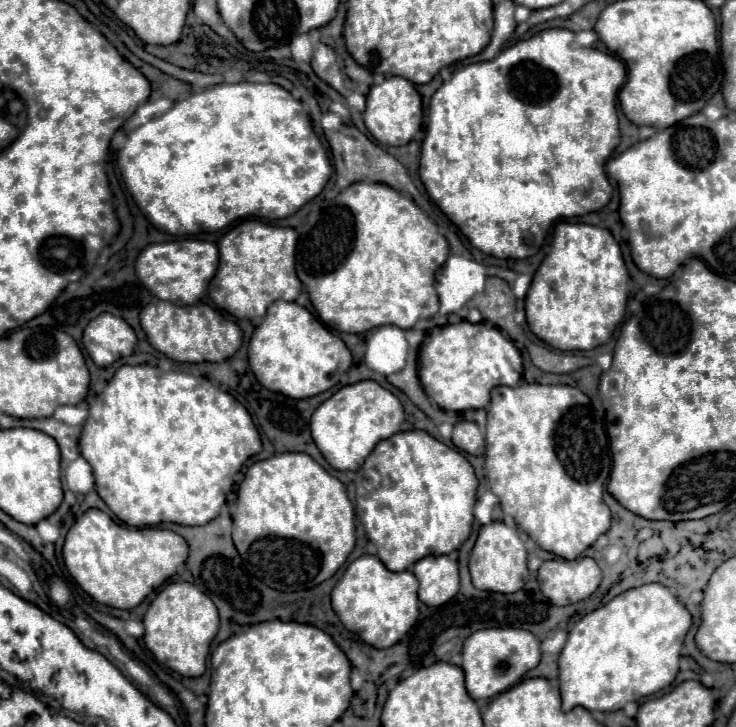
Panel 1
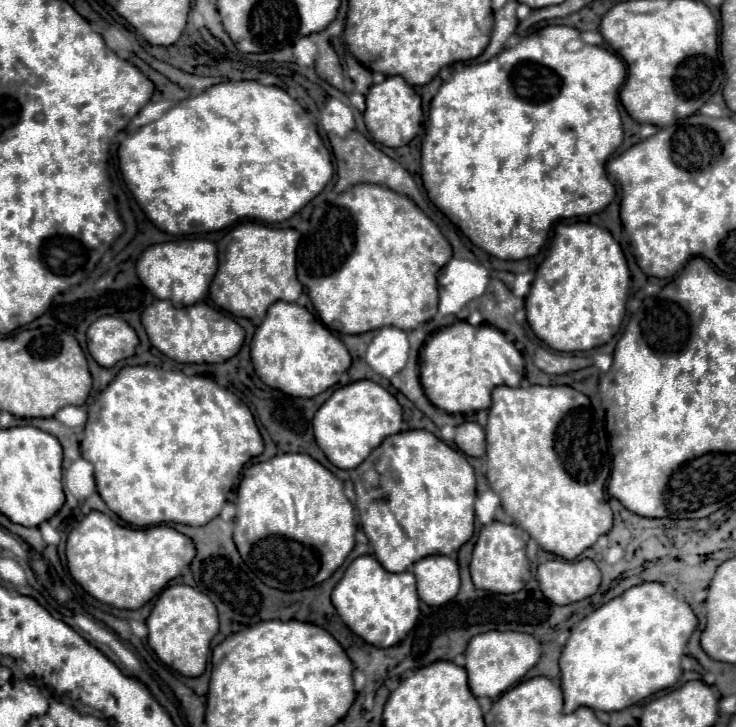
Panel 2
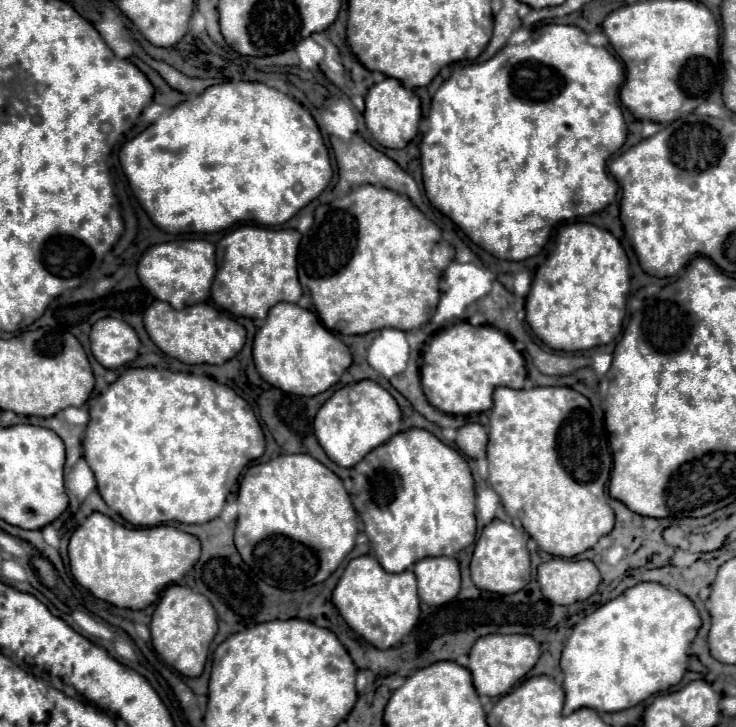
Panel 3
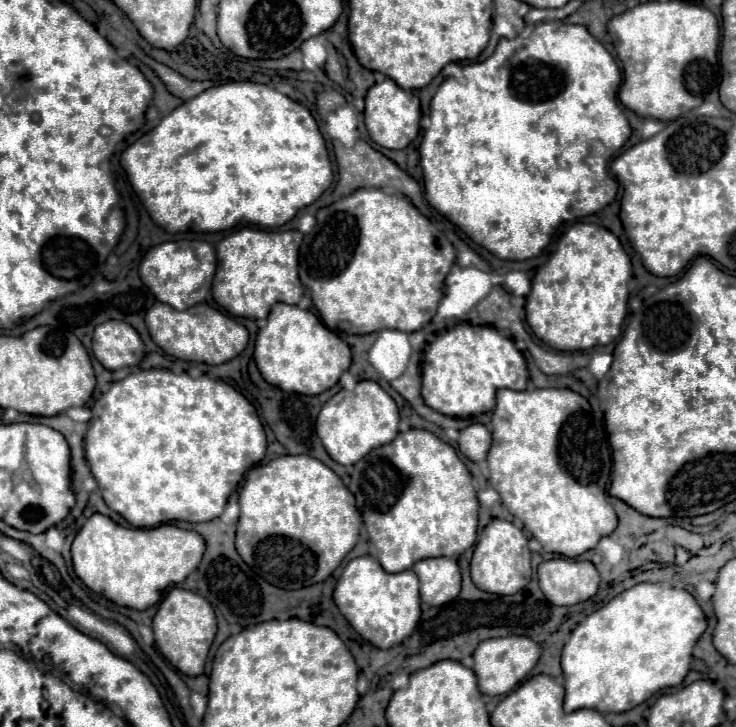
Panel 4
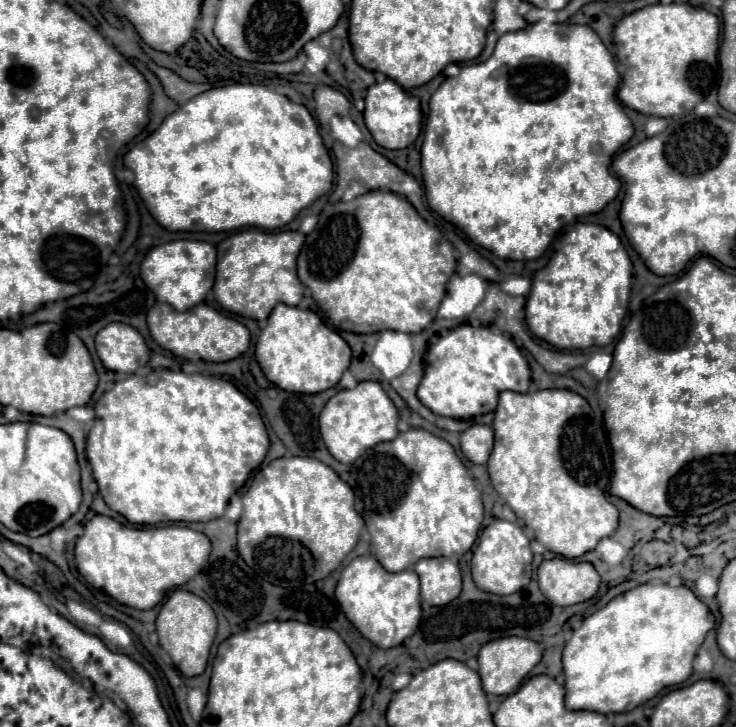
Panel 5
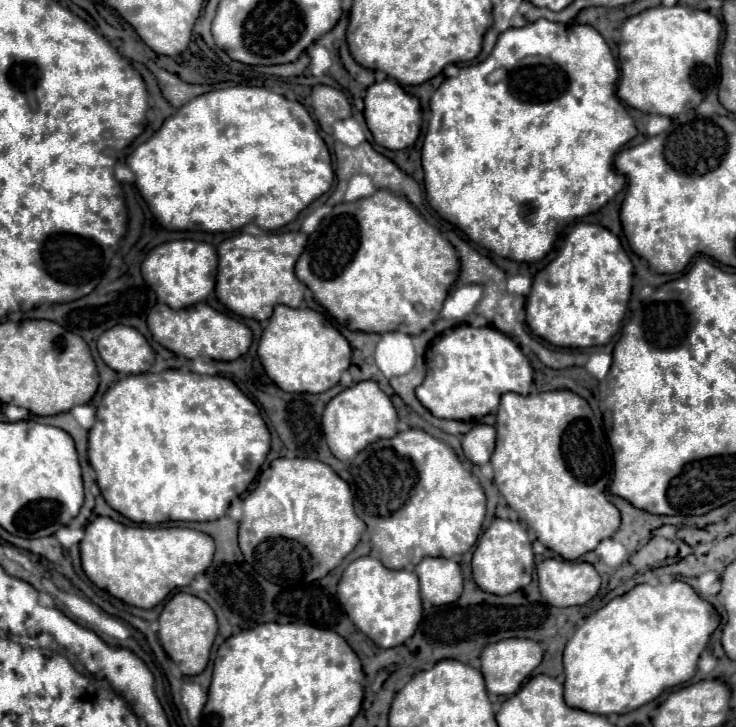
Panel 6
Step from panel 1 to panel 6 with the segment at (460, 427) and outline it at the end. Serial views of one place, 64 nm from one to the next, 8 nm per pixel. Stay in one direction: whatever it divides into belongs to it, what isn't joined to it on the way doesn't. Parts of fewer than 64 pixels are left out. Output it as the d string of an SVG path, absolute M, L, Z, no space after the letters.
M476 424L470 432L462 436L464 456L474 464L488 464L494 452L496 430L488 424Z

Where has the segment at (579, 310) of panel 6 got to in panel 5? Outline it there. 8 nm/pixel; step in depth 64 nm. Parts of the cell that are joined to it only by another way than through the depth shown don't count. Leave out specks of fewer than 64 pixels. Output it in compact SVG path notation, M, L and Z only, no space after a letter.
M576 222L560 240L560 250L554 254L554 258L542 268L536 272L534 276L534 282L532 282L532 290L530 290L530 296L526 298L526 324L530 328L530 332L548 342L550 346L558 348L558 350L584 350L584 348L590 348L590 346L606 346L610 344L618 334L620 334L620 326L622 326L622 318L626 314L626 308L628 308L628 296L630 296L630 278L632 278L632 262L620 242L620 238L610 232L608 228L604 226L598 226L598 224L584 224L584 222Z

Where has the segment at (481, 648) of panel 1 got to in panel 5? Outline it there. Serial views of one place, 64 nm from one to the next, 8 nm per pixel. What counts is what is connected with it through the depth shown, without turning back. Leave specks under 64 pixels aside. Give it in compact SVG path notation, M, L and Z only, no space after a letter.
M508 636L504 640L492 640L492 644L484 644L478 652L478 674L482 680L482 688L486 694L504 696L518 690L522 680L530 674L530 670L540 662L542 648L534 640Z

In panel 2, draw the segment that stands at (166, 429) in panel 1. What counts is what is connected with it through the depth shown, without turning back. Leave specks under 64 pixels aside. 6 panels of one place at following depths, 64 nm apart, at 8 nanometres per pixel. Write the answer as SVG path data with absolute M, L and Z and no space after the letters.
M150 364L124 366L90 406L80 442L82 458L94 466L98 494L126 524L138 528L162 522L188 526L208 524L220 514L226 494L236 484L244 464L262 454L264 442L248 406L230 390L206 377L163 370Z

